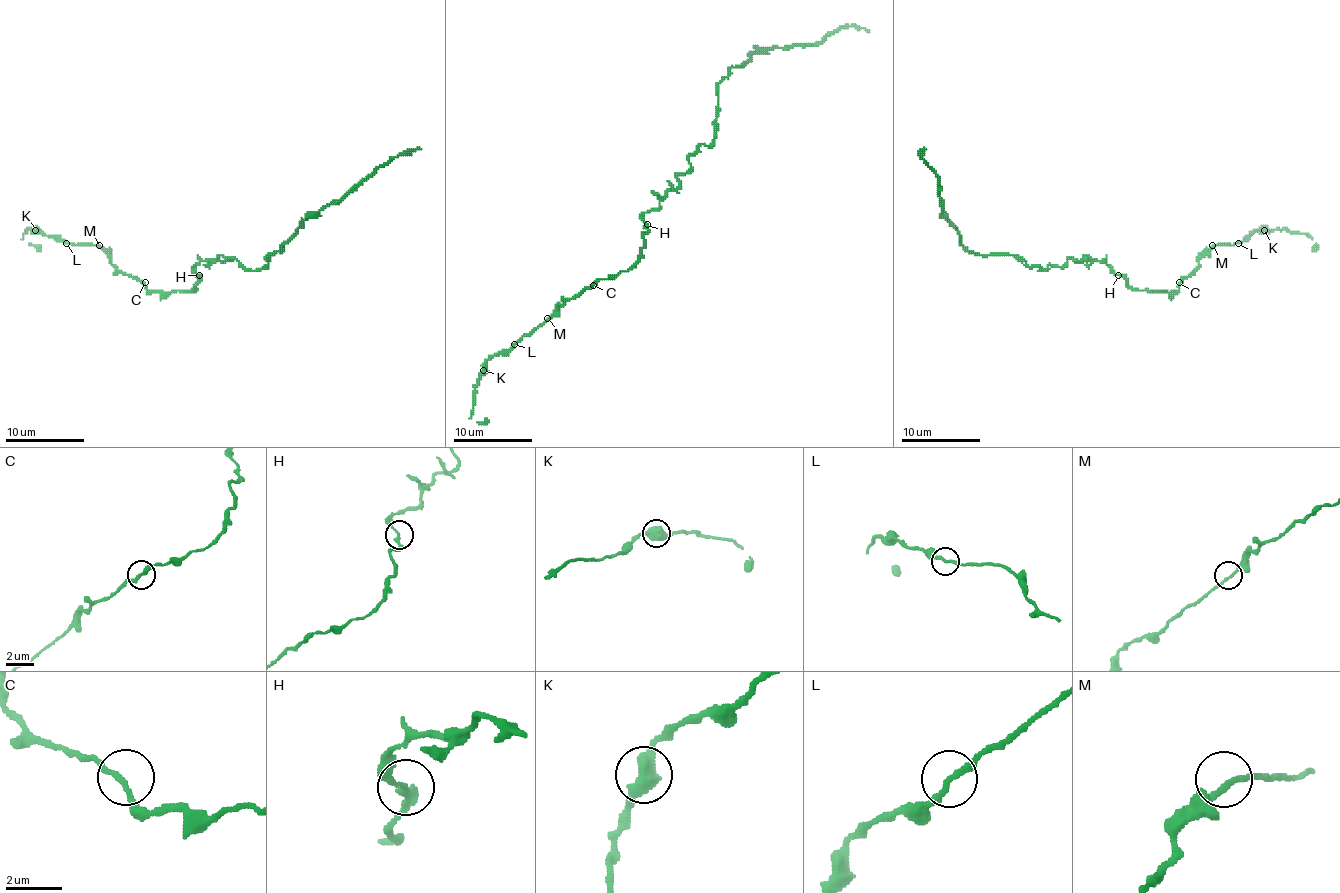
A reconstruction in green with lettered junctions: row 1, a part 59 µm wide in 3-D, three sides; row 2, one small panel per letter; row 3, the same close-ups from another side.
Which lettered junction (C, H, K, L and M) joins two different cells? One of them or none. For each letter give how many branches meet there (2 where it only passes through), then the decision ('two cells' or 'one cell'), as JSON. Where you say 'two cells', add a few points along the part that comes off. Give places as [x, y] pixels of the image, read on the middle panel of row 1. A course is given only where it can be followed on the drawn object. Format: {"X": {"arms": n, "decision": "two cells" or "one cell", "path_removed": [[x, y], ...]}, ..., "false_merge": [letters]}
{"C": {"arms": 2, "decision": "one cell"}, "H": {"arms": 2, "decision": "one cell"}, "K": {"arms": 2, "decision": "one cell"}, "L": {"arms": 2, "decision": "one cell"}, "M": {"arms": 2, "decision": "one cell"}, "false_merge": []}

